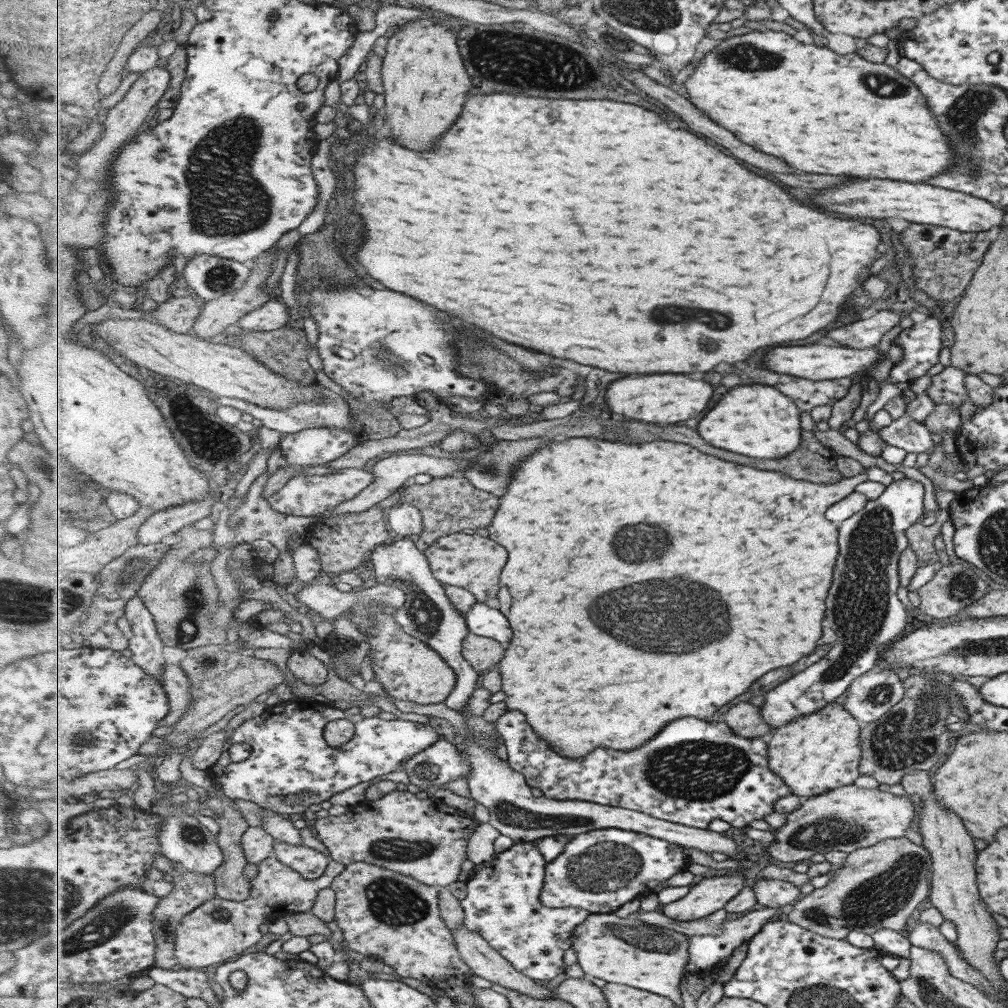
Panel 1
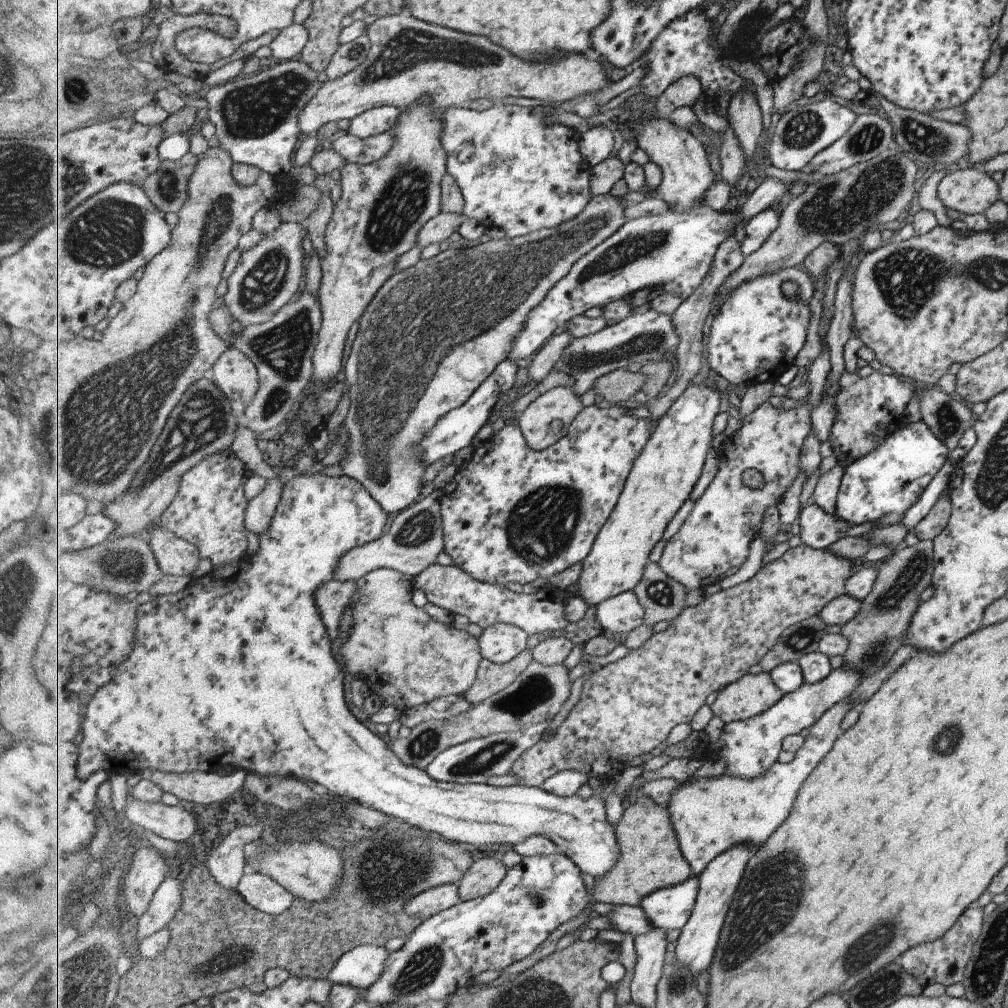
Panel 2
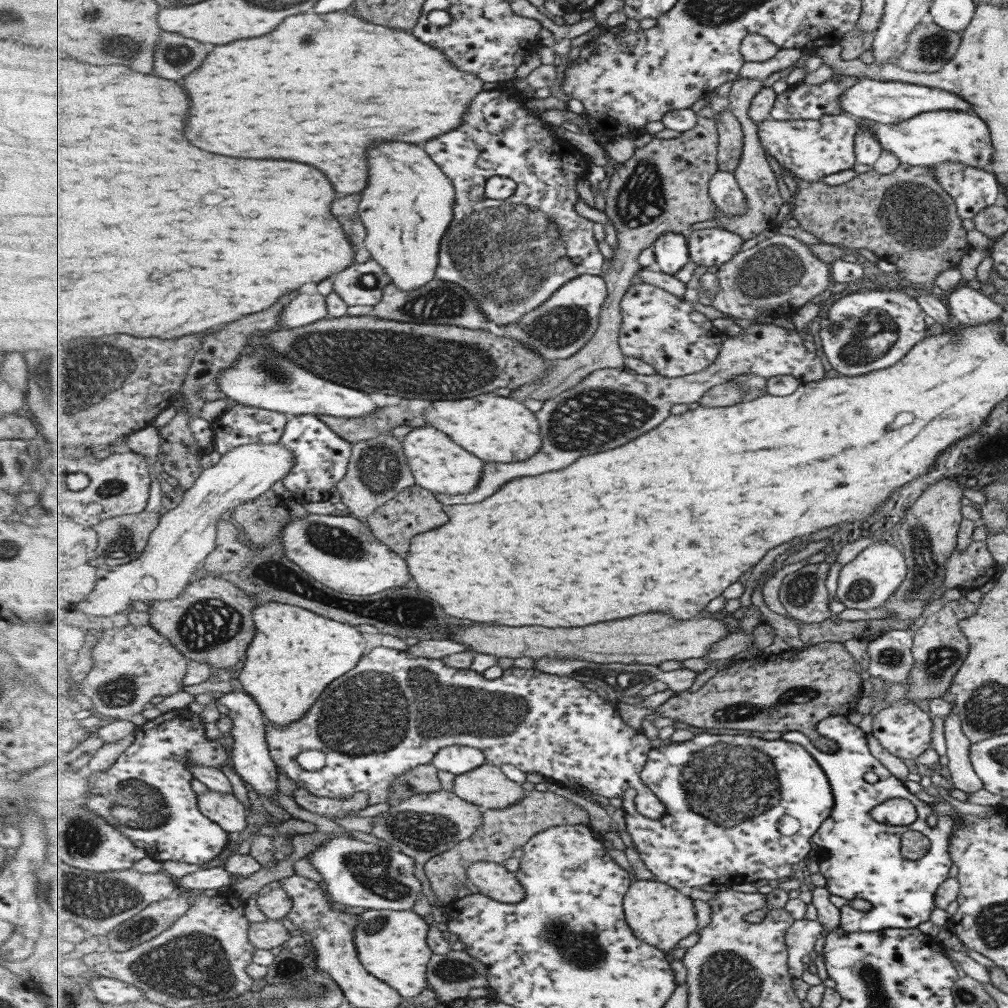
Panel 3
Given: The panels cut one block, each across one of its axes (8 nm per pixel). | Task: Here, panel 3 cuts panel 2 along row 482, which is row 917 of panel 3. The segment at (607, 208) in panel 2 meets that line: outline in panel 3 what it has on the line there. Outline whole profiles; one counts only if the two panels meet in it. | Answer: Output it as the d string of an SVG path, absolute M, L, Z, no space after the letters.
M367 910L360 915L355 944L364 967L373 976L396 988L405 999L419 996L429 987L427 971L434 949L430 947L430 922L413 910Z

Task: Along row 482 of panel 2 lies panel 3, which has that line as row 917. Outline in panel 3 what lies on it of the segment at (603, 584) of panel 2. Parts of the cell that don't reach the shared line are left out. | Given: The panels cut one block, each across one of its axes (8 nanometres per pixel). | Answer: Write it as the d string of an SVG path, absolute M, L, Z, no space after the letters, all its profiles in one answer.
M657 880L634 881L627 892L624 911L634 935L665 952L675 949L683 939L695 933L699 926L693 899L681 894L679 889Z

